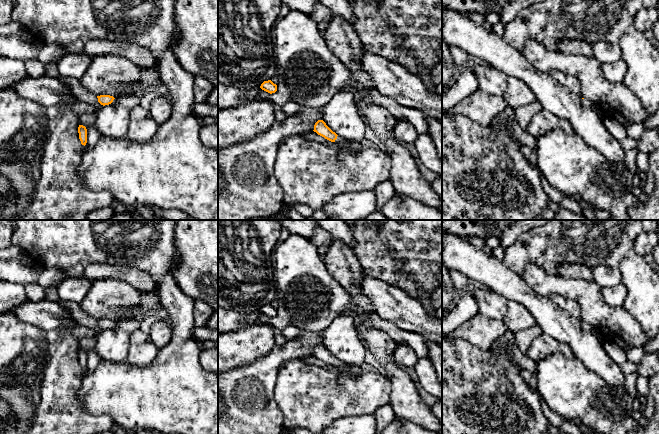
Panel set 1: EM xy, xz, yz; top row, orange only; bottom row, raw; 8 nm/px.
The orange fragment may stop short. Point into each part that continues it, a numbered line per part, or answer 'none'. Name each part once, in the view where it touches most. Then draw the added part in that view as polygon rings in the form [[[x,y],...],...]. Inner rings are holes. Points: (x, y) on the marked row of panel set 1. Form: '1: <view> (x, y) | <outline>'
1: xz (339, 140) | [[[337,136],[335,142],[340,144],[341,146],[346,146],[349,143],[349,140],[345,140],[344,138]]]

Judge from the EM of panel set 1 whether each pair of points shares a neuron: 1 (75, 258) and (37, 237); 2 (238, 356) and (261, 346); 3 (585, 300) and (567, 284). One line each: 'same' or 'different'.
1: same
2: same
3: same

